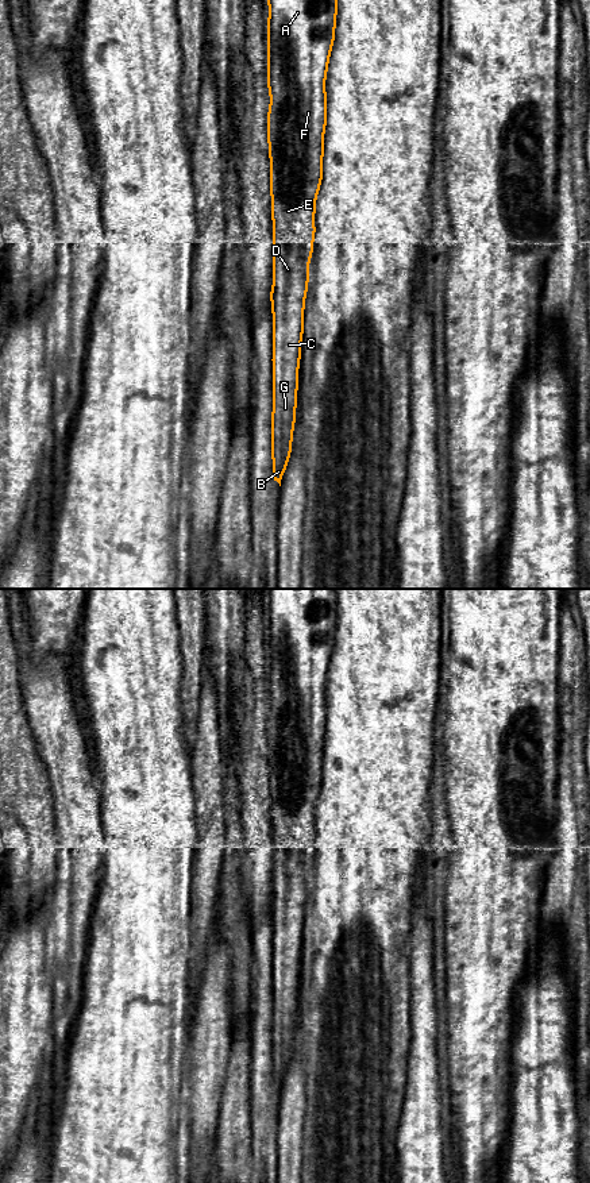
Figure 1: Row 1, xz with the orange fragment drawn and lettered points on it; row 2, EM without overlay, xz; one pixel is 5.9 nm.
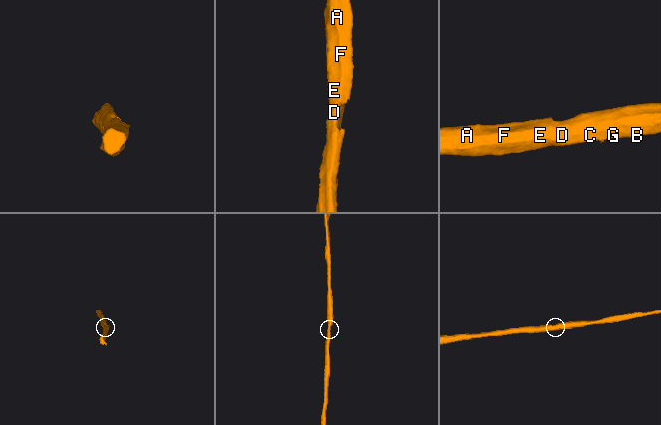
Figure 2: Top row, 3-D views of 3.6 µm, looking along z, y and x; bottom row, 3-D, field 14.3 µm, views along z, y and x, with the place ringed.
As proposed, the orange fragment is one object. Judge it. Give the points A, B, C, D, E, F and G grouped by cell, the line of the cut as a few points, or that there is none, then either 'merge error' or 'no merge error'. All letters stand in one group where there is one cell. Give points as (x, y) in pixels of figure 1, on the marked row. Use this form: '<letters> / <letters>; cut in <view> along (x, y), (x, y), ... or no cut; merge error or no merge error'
A B C D E F G; no cut; no merge error

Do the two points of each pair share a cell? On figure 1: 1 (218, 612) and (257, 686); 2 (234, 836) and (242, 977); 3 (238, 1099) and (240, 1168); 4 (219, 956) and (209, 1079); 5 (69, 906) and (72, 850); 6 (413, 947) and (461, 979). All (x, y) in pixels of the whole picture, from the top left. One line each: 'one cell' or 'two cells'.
1: two cells
2: one cell
3: one cell
4: one cell
5: one cell
6: two cells

